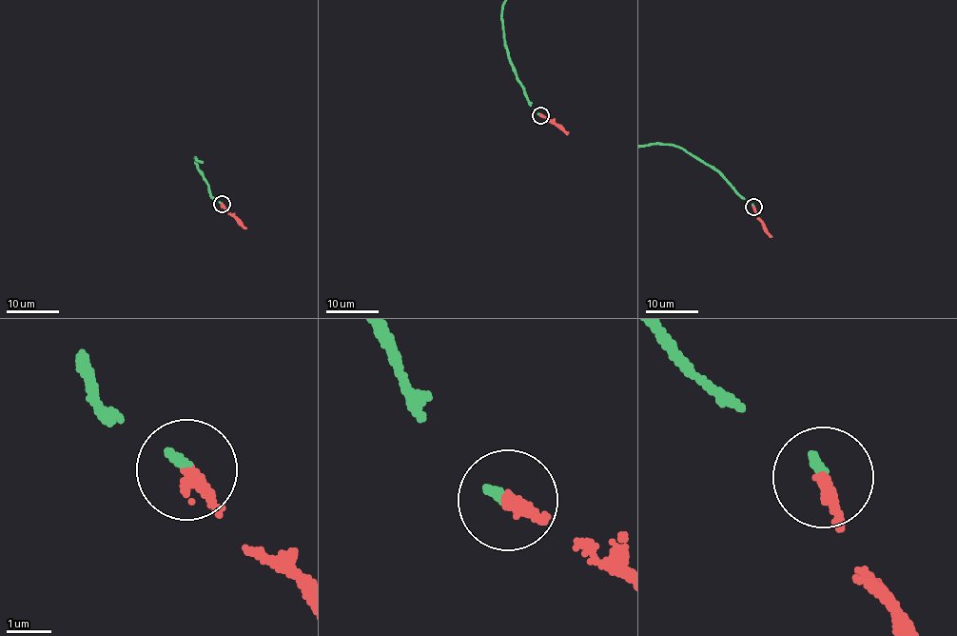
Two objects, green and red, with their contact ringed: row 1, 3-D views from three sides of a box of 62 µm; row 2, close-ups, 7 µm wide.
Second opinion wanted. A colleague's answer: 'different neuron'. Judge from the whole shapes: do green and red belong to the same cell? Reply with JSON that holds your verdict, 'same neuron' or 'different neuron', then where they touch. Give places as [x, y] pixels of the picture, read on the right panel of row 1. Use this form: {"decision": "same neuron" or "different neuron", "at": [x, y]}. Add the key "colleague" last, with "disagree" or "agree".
{"decision": "same neuron", "at": [753, 207], "colleague": "disagree"}

